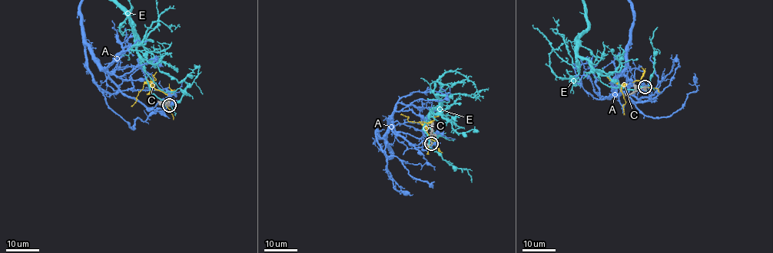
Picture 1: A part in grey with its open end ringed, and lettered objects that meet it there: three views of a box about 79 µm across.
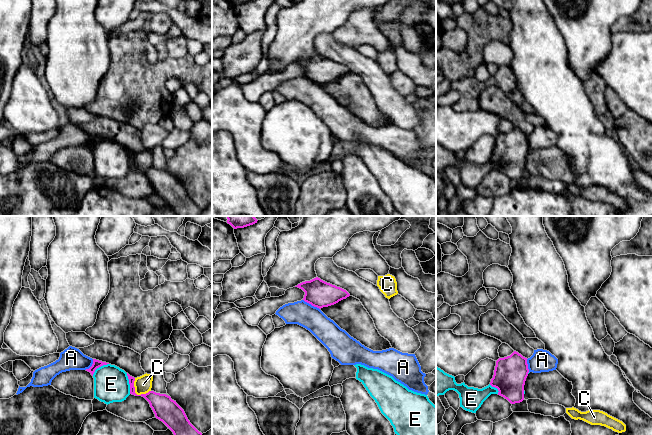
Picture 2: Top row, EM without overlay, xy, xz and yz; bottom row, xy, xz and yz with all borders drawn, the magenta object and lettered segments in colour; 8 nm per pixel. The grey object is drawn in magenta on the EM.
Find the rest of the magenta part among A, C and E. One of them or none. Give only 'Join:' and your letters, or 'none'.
Join: none

